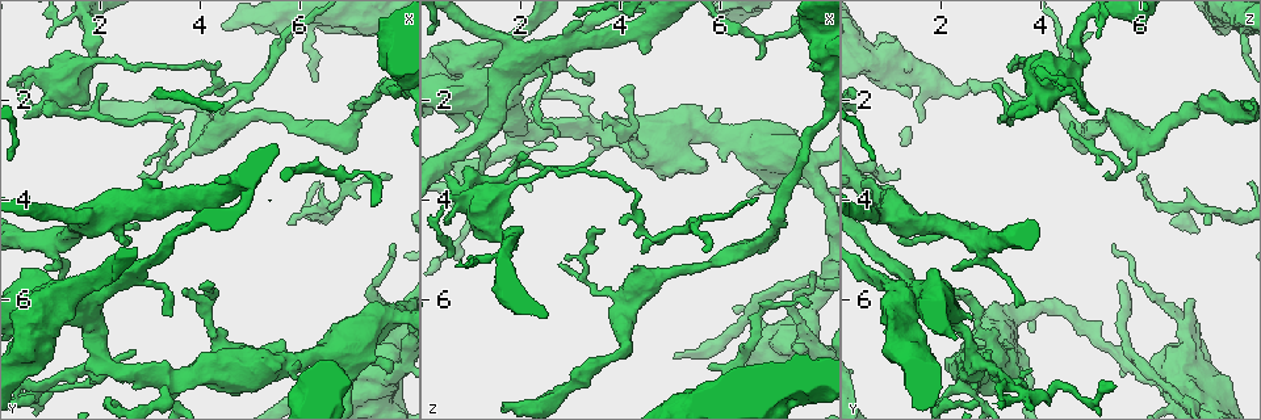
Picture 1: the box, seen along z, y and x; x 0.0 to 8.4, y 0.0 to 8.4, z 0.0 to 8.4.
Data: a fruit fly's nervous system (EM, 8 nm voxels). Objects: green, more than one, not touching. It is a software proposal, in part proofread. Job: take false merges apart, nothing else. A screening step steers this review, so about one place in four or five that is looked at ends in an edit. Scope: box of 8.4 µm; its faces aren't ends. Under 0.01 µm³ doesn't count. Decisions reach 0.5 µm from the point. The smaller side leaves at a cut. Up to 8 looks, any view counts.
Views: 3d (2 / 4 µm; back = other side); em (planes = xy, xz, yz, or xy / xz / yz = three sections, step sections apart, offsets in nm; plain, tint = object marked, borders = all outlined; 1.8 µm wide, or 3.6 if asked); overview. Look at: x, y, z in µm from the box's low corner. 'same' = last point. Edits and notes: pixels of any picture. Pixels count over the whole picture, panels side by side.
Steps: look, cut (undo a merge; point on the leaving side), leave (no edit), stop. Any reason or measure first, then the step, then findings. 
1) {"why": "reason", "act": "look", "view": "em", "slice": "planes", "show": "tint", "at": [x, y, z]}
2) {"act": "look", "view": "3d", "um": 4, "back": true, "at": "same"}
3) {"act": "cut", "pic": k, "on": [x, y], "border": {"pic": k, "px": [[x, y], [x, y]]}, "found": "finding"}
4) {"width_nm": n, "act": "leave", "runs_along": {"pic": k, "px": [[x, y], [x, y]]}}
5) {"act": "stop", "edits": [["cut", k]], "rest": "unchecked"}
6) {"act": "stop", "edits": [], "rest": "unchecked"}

{"why": "sharp bend", "act": "look", "view": "3d", "um": 4, "at": [0.90, 7.65, 3.40]}

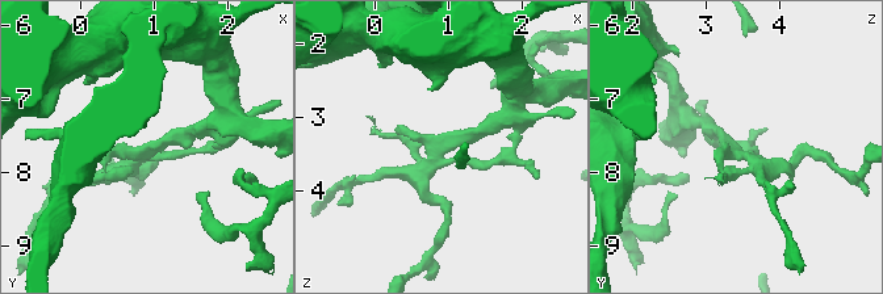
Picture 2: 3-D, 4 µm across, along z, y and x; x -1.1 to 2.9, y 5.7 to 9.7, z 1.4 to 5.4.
{"act": "look", "view": "em", "slice": "planes", "show": "borders", "at": [0.95, 7.70, 3.45]}

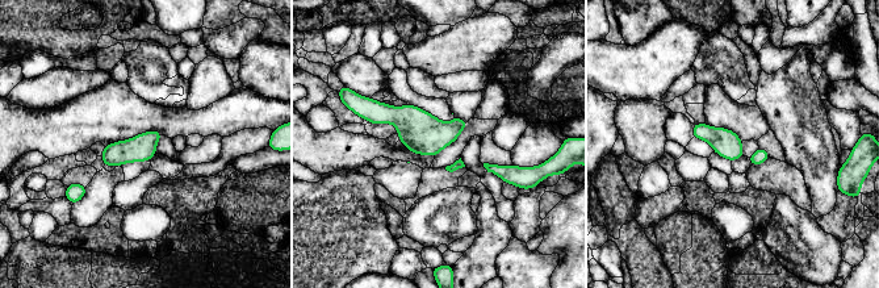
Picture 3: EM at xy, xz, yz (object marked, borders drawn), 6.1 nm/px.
{"act": "leave", "found": "all the same neuron"}

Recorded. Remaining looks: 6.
{"why": "sudden change in width", "act": "look", "view": "3d", "um": 4, "back": true, "at": [7.60, 7.50, 6.70]}

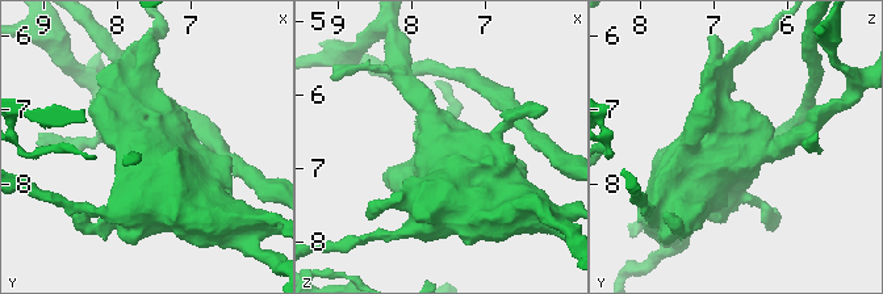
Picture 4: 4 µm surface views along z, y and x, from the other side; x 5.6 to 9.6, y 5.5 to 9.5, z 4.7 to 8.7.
{"why": "shape alone is not enough", "act": "look", "view": "em", "um": 3.6, "slice": "planes", "show": "borders", "at": [7.55, 7.50, 6.70]}

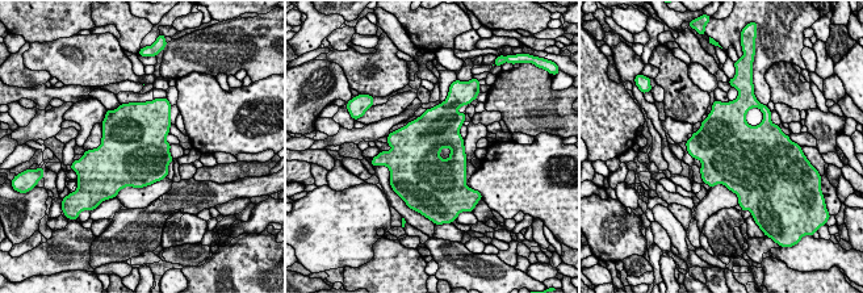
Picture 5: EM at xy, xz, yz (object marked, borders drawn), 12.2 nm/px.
{"act": "leave", "found": "continuous, no second neuron"}

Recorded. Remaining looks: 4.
{"why": "abrupt turn", "act": "look", "view": "em", "slice": "xy", "step": 4, "show": "tint", "at": [4.75, 1.70, 4.80]}

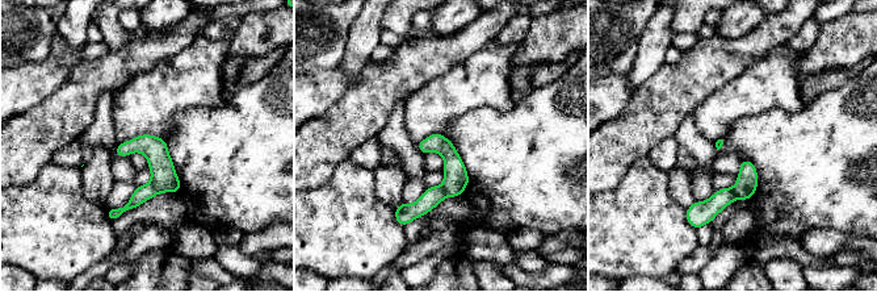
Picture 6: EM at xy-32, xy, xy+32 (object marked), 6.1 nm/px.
{"act": "look", "view": "em", "slice": "planes", "show": "tint", "at": "same"}

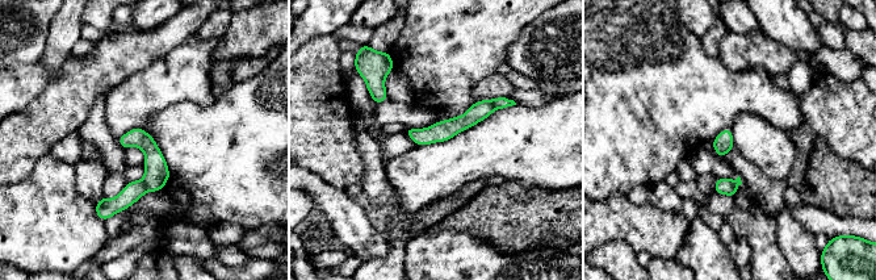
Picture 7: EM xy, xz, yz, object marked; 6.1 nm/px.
{"act": "cut", "pic": 7, "on": [133, 191], "border": {"pic": 7, "px": [[143, 179], [147, 189]]}, "found": "a second neuron is stuck on"}

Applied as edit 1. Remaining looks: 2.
{"act": "stop", "edits": [["cut", 7]], "rest": "unchecked"}

